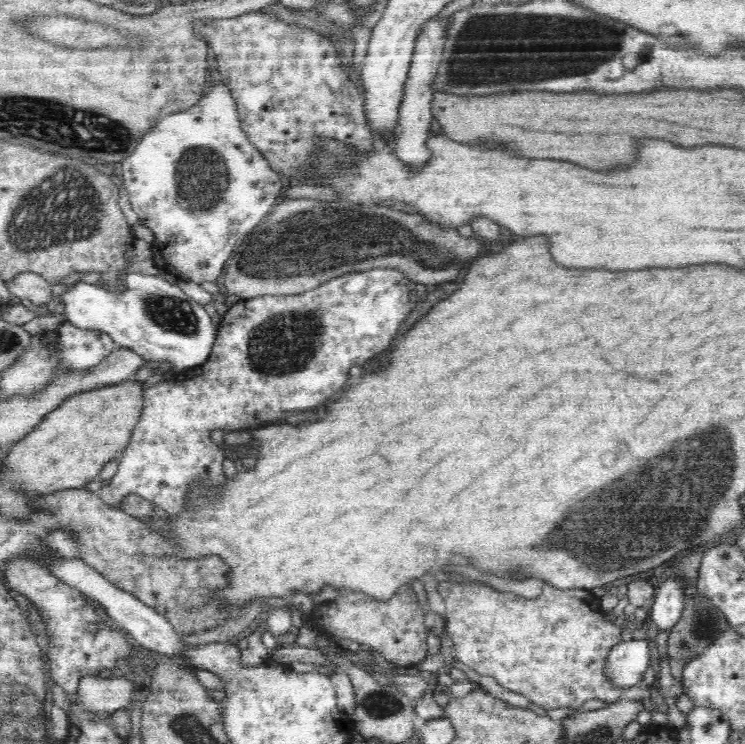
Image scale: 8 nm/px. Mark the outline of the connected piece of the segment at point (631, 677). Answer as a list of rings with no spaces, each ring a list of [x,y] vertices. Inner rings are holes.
[[[648,639],[620,641],[610,649],[606,658],[605,673],[619,689],[636,686],[651,664]]]

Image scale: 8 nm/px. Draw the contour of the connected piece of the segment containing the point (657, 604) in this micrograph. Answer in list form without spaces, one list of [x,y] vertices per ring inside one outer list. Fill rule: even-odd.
[[[677,574],[669,576],[660,584],[648,613],[657,632],[670,630],[680,620],[684,601],[683,580]]]

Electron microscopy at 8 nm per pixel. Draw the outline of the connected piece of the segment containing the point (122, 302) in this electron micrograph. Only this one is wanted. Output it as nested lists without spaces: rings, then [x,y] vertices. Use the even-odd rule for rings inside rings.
[[[157,271],[147,274],[128,272],[121,281],[122,286],[117,289],[98,286],[88,279],[80,279],[75,284],[60,289],[66,322],[82,330],[100,330],[106,333],[118,348],[133,350],[143,358],[143,362],[152,367],[162,362],[162,366],[170,366],[170,370],[174,372],[194,370],[194,367],[202,366],[210,358],[219,326],[206,312],[204,305],[190,298],[178,284],[168,282]]]

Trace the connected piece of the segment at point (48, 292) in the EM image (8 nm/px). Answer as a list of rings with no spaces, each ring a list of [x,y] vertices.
[[[22,273],[6,282],[12,295],[28,298],[35,305],[49,305],[53,300],[53,285],[36,273]]]

